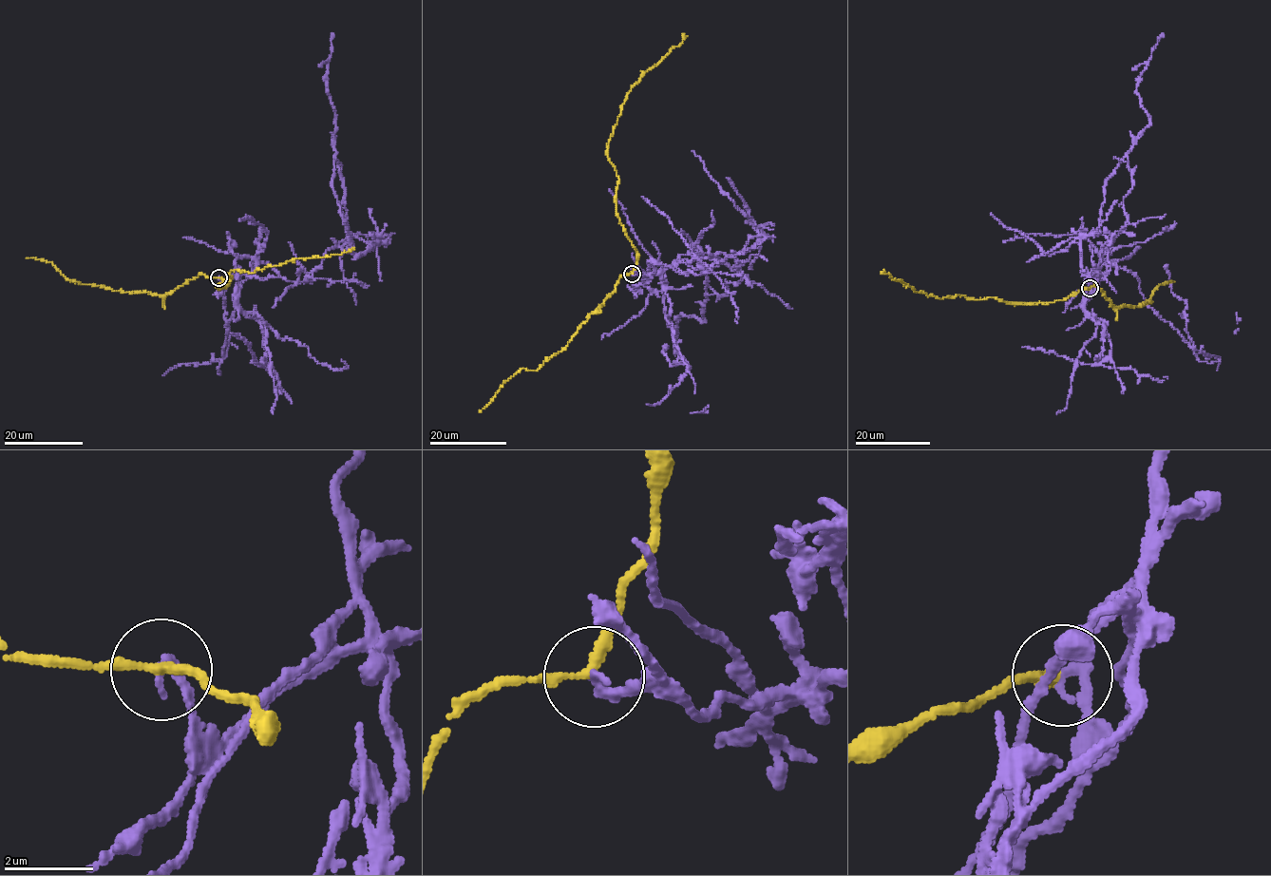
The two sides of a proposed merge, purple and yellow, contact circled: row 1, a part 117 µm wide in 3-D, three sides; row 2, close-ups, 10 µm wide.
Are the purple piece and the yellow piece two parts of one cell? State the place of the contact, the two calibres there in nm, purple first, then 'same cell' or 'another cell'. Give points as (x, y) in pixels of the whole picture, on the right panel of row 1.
at (1090, 288); 280 nm thick on the purple side, 200 nm on the other; another cell

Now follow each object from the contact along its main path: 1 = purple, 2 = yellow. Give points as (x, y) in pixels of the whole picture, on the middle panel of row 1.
1: (633, 274), (658, 275), (691, 251), (736, 266), (742, 280), (707, 294), (705, 272), (759, 238), (692, 150)
2: (633, 274), (637, 254), (616, 211), (617, 176), (606, 152), (608, 142), (630, 88), (686, 35)

